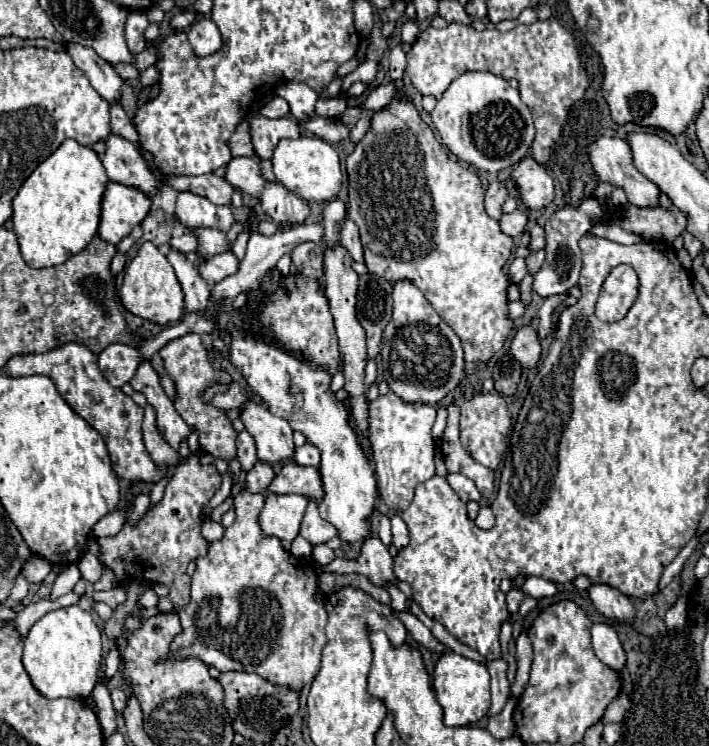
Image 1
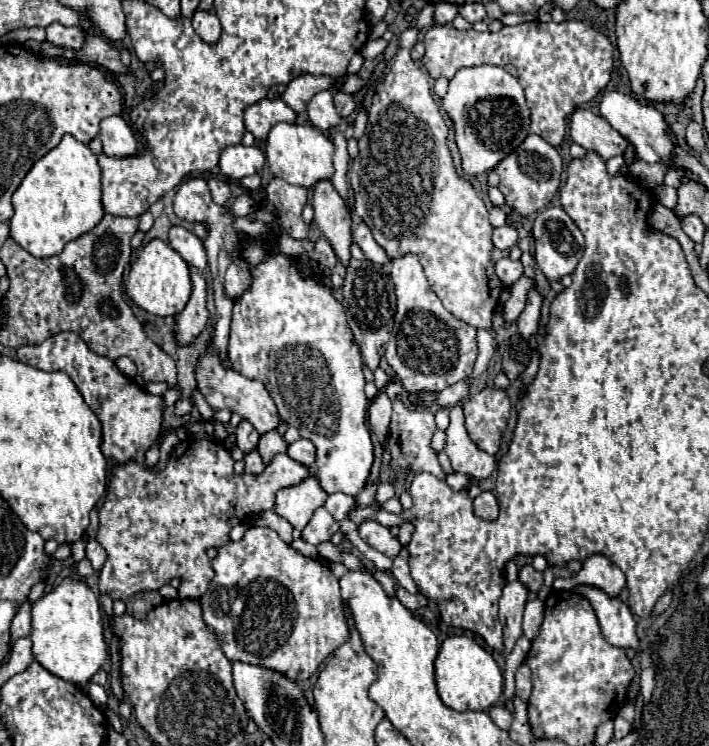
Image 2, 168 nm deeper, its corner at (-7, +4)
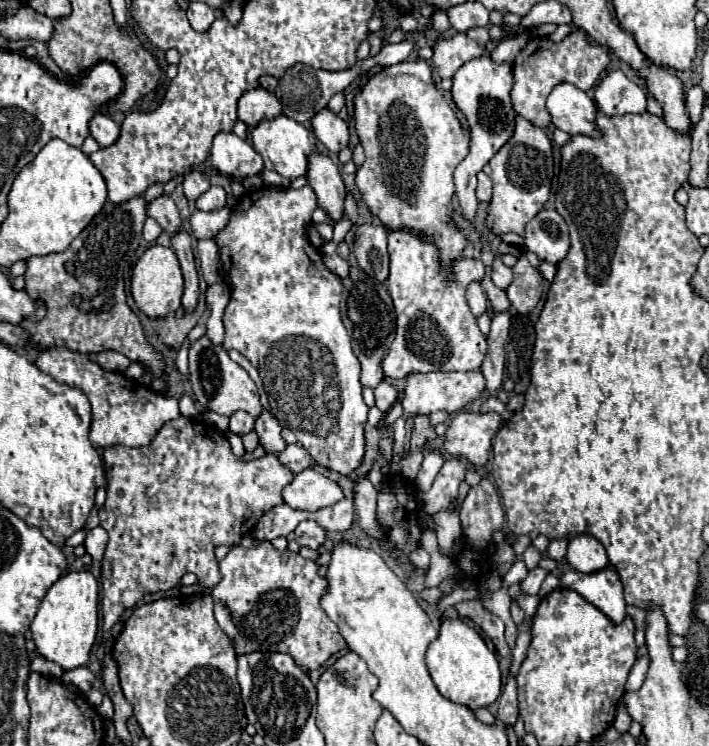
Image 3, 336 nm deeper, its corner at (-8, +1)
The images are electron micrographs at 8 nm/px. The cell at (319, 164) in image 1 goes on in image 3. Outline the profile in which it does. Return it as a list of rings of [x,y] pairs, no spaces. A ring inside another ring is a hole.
[[[278,115],[272,121],[262,119],[256,127],[250,129],[250,141],[252,141],[252,147],[260,153],[264,167],[280,173],[290,181],[308,173],[308,155],[316,151],[316,137],[304,125],[296,123],[286,115]]]

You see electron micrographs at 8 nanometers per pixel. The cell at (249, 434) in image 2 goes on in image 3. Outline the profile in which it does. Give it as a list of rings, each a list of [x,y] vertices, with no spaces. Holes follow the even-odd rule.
[[[236,411],[232,417],[230,417],[230,431],[236,433],[236,435],[244,435],[248,433],[250,429],[254,429],[254,417],[246,411]]]

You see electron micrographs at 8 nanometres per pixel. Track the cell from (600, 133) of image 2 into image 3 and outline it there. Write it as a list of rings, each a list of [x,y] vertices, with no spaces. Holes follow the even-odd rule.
[[[558,83],[548,99],[546,109],[552,117],[552,125],[560,127],[568,135],[600,135],[596,129],[594,101],[572,83]]]

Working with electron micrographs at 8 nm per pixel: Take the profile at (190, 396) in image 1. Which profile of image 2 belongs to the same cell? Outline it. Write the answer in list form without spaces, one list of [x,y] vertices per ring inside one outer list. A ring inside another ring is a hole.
[[[191,268],[191,282],[193,282],[191,298],[185,310],[177,316],[177,342],[181,346],[193,344],[193,340],[207,328],[209,320],[209,312],[205,308],[205,296],[207,296],[205,276],[201,276],[199,272],[195,272],[195,268]]]

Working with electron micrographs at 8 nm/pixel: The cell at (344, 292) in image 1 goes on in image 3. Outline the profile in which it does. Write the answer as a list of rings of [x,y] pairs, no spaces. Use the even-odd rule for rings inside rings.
[[[316,151],[308,157],[308,185],[318,197],[318,207],[324,209],[334,221],[344,213],[344,181],[338,165],[324,153]]]

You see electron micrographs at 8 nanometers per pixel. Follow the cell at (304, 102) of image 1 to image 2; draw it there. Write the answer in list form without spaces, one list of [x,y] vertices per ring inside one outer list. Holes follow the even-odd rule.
[[[323,90],[323,92],[317,92],[311,102],[307,104],[307,114],[309,114],[309,120],[315,128],[327,132],[331,128],[335,128],[339,124],[339,114],[333,106],[333,94],[331,90]]]

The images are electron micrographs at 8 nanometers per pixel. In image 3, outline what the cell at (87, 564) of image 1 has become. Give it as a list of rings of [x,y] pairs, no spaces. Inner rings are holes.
[[[98,525],[98,527],[94,527],[94,529],[88,531],[86,541],[84,541],[84,547],[86,547],[86,551],[92,555],[92,559],[100,561],[102,555],[104,555],[106,543],[108,543],[108,533],[106,533],[106,529],[102,529],[102,527]]]

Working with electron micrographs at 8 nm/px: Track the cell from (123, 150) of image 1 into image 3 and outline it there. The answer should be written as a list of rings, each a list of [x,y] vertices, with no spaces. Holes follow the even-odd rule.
[[[96,113],[90,119],[90,135],[96,139],[96,143],[100,147],[108,147],[108,145],[112,145],[118,139],[120,125],[114,119],[110,119],[108,115]]]

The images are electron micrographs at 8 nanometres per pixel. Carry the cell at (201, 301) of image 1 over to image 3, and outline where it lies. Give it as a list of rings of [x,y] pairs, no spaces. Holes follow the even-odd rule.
[[[160,195],[154,201],[150,201],[146,205],[146,211],[152,219],[156,219],[164,231],[168,233],[176,233],[180,229],[180,217],[178,217],[178,209],[174,205],[174,201],[170,199],[170,195]]]

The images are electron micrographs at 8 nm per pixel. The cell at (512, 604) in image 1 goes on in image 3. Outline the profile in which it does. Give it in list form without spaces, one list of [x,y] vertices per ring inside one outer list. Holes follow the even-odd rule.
[[[530,545],[530,547],[524,551],[522,559],[524,559],[524,563],[526,563],[528,569],[534,569],[534,567],[538,567],[538,561],[542,559],[542,553],[540,553],[534,545]]]

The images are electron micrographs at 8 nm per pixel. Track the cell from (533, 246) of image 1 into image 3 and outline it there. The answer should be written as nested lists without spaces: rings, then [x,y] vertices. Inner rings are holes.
[[[524,255],[518,257],[512,271],[514,271],[514,281],[506,289],[506,295],[508,295],[510,303],[512,303],[512,307],[520,315],[528,315],[536,307],[536,303],[540,301],[542,275],[538,273],[536,267],[532,267],[528,263],[528,259]]]

